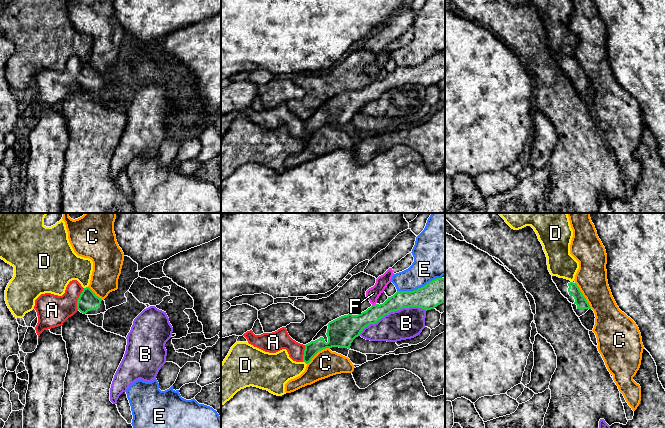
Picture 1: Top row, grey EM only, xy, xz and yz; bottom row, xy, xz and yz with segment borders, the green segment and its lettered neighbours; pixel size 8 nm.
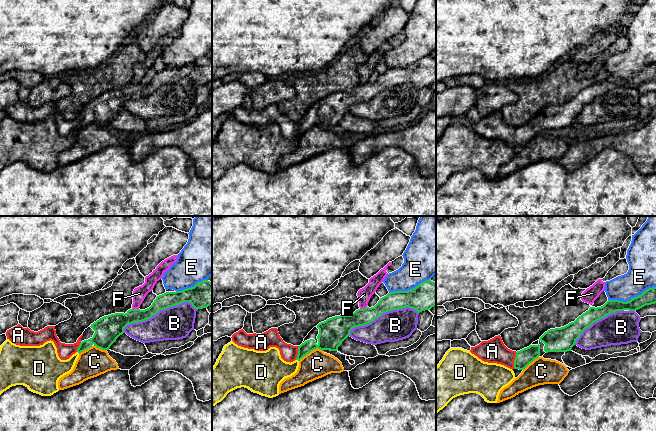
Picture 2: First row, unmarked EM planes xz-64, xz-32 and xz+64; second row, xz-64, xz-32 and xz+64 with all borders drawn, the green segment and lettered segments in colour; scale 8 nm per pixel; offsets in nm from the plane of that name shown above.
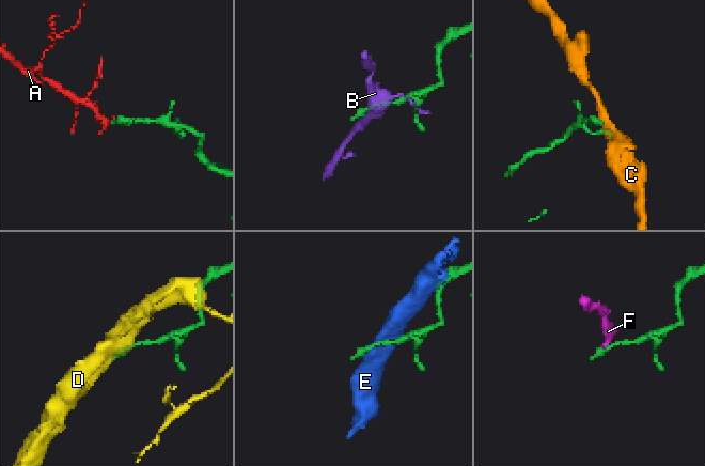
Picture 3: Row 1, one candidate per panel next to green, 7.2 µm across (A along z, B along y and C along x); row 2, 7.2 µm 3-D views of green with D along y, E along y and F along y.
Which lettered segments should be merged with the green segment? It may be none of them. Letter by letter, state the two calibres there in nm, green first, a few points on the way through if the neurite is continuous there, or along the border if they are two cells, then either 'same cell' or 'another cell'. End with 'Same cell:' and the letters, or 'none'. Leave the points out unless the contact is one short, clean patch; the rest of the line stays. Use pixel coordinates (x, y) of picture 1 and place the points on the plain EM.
A: calibres 160 and 260 nm; way xy (87, 77), (78, 75), (52, 86); same cell
B: calibres 140 and 260 nm; another cell
C: calibres 90 and 260 nm; border yz (575, 58), (591, 84); another cell
D: calibres 160 and 280 nm; another cell
E: calibres 200 and 300 nm; border xz (441, 53), (436, 53), (413, 66), (397, 67); another cell
F: calibres 190 and 110 nm; border xz (375, 79), (372, 81); another cell
Same cell: A

